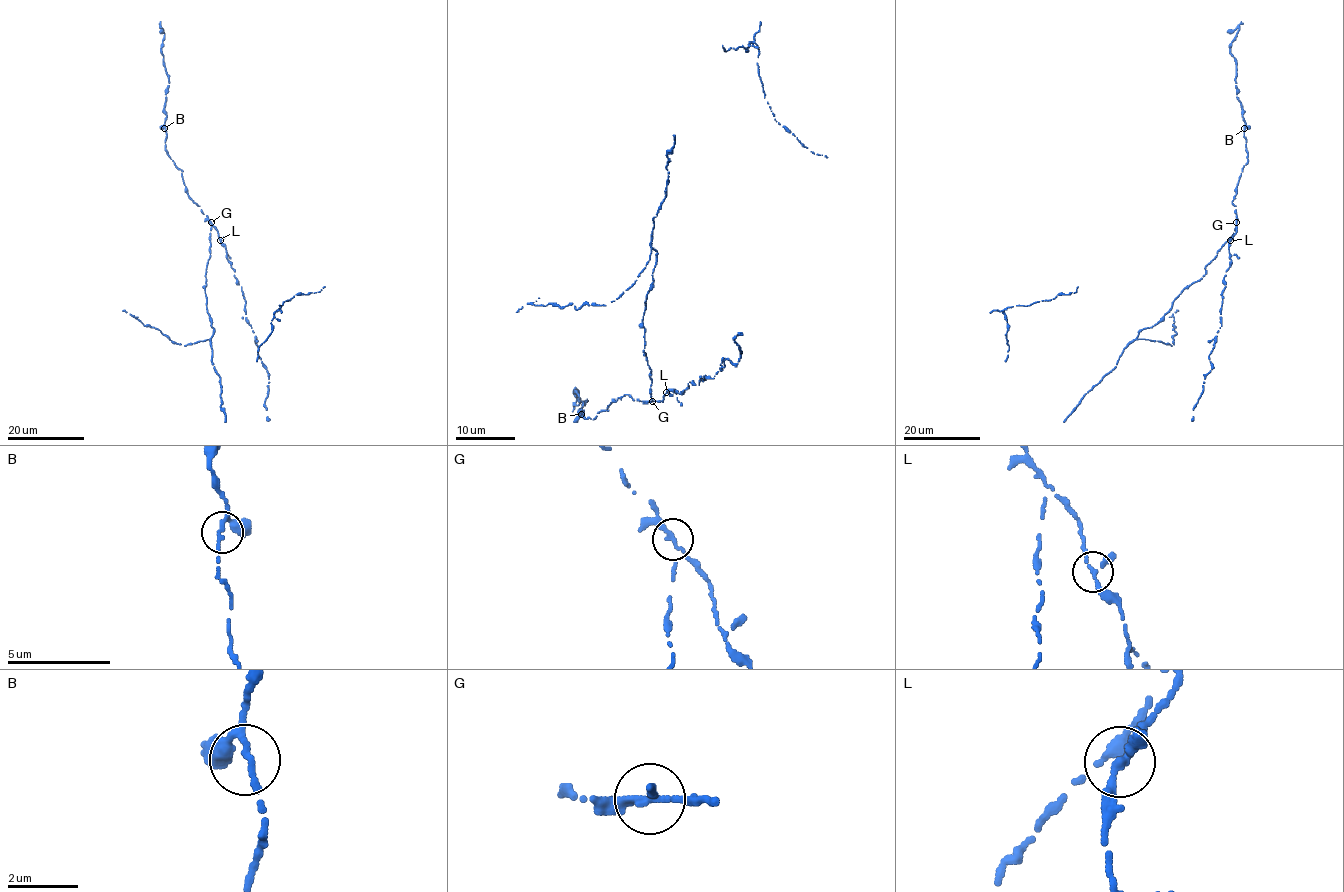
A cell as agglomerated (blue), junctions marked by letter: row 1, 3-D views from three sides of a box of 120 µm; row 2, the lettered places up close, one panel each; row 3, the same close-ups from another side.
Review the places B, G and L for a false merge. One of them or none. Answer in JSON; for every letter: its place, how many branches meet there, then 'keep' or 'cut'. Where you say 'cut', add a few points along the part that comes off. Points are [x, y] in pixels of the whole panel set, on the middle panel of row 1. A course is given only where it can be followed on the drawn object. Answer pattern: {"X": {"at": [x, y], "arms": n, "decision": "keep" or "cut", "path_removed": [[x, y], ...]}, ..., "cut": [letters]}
{"B": {"at": [581, 414], "arms": 3, "decision": "keep"}, "G": {"at": [652, 401], "arms": 3, "decision": "cut"}, "L": {"at": [666, 392], "arms": 3, "decision": "keep"}, "cut": ["G"]}

